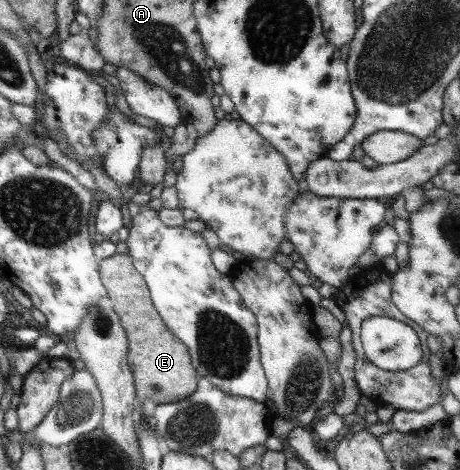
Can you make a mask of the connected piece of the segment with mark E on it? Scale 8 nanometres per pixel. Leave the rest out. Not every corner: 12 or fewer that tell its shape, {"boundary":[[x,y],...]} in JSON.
{"boundary":[[129,254],[101,263],[129,338],[142,404],[197,390],[189,349],[170,332]]}

